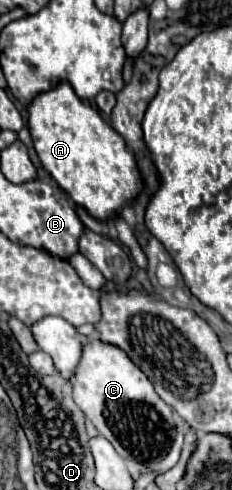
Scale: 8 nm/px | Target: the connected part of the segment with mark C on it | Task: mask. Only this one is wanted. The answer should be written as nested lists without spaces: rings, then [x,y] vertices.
[[[88,340],[82,346],[82,358],[70,382],[76,406],[122,458],[144,464],[168,454],[176,436],[172,408],[162,402],[152,382],[134,366],[124,350],[104,344],[102,340]]]

